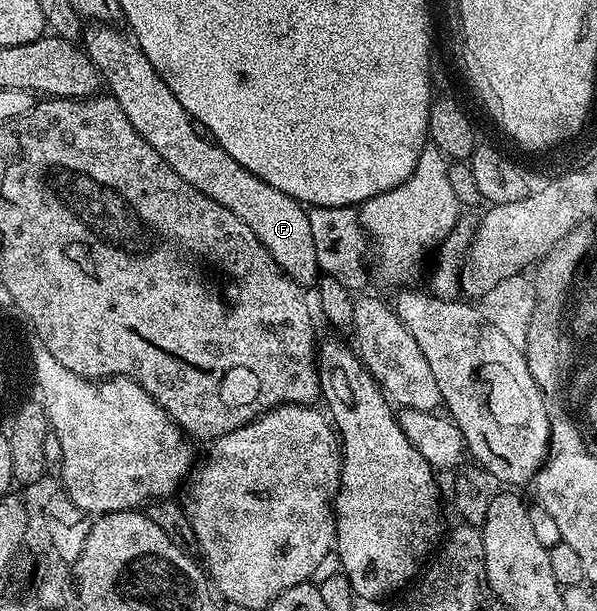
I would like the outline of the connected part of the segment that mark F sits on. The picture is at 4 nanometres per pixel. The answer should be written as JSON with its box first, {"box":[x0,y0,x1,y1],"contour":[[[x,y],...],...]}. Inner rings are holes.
{"box":[80,24,320,288],"contour":[[[102,24],[87,25],[81,35],[80,42],[86,54],[94,61],[101,81],[105,85],[106,82],[110,85],[109,93],[118,101],[120,108],[124,108],[124,116],[128,116],[132,128],[136,128],[136,132],[140,132],[140,136],[144,136],[144,140],[148,140],[148,144],[152,144],[152,148],[156,148],[156,152],[160,152],[160,156],[164,156],[168,168],[172,168],[172,172],[176,172],[176,176],[180,176],[180,180],[188,180],[188,184],[192,184],[192,188],[202,190],[212,200],[216,200],[216,204],[224,204],[224,208],[236,212],[236,216],[240,216],[240,220],[244,220],[244,224],[248,224],[248,228],[252,228],[252,232],[256,232],[256,240],[260,240],[260,244],[264,244],[264,248],[268,248],[272,260],[276,260],[279,268],[292,281],[297,282],[303,288],[309,288],[310,285],[313,287],[319,277],[320,269],[317,264],[316,248],[313,246],[307,207],[303,203],[297,202],[292,196],[280,192],[280,188],[272,188],[272,184],[260,180],[260,176],[248,172],[248,168],[236,164],[236,160],[232,160],[232,156],[228,156],[228,152],[224,152],[224,148],[220,148],[217,142],[200,140],[200,136],[196,136],[196,131],[192,128],[190,114],[182,107],[180,100],[176,100],[176,96],[172,96],[168,84],[164,84],[164,80],[160,80],[160,76],[156,72],[156,68],[152,68],[148,56],[144,56],[142,49],[127,35],[126,39],[124,35],[113,34],[110,30],[113,29]]]}

